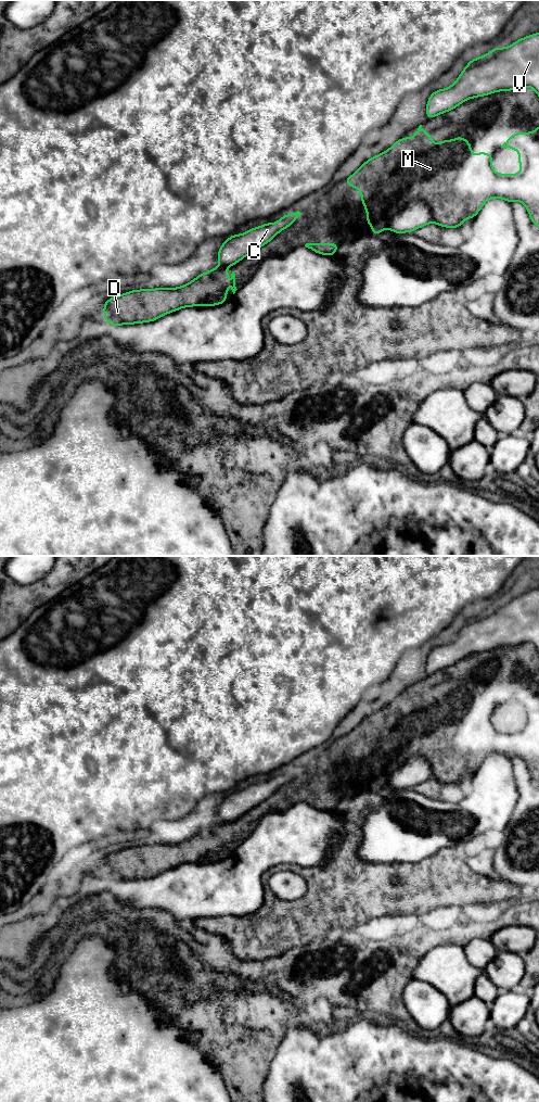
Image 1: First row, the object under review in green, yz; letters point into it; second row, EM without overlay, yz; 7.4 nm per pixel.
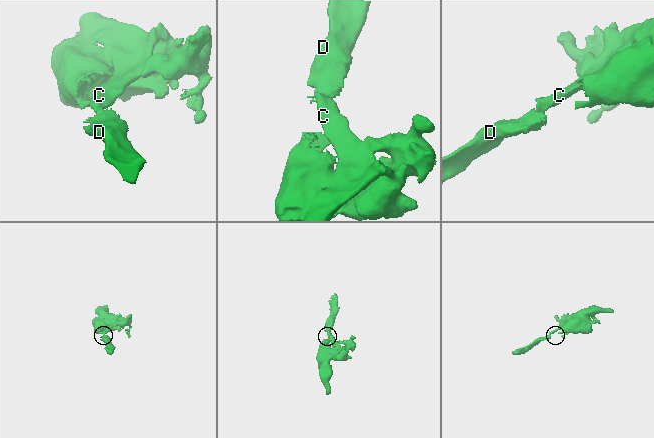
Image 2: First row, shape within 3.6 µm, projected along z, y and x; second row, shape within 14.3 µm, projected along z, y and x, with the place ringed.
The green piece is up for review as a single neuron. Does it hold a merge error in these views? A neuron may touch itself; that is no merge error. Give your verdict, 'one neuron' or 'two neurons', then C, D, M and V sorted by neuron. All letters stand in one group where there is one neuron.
two neurons; groups C M V / D

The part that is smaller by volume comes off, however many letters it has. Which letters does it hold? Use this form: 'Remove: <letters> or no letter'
Remove: D

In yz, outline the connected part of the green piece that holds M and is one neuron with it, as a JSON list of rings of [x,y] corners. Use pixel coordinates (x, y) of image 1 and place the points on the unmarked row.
[[[539,683],[532,688],[513,689],[501,702],[511,704],[519,709],[518,718],[523,725],[517,730],[497,730],[491,721],[493,711],[472,707],[467,695],[457,692],[454,696],[441,696],[435,700],[429,688],[418,684],[413,693],[397,696],[384,709],[374,711],[344,737],[349,743],[356,743],[361,748],[362,762],[367,764],[367,780],[374,785],[371,790],[377,791],[389,784],[395,789],[406,789],[416,786],[431,778],[440,783],[460,784],[467,774],[475,774],[487,756],[500,753],[510,759],[519,757],[528,765],[530,776],[539,783]]]

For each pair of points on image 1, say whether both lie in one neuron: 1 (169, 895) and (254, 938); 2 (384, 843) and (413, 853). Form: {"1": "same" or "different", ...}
{"1": "different", "2": "same"}

